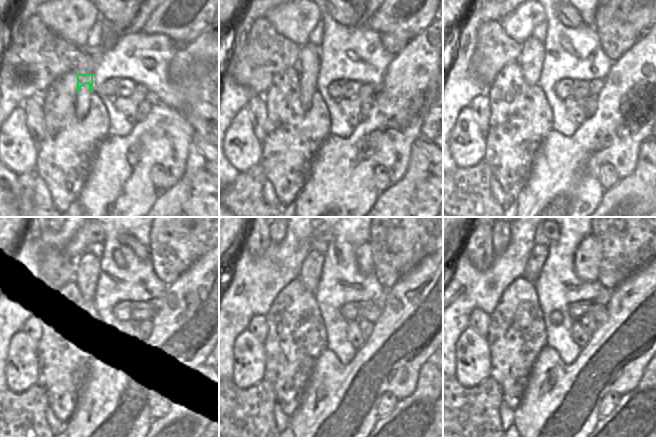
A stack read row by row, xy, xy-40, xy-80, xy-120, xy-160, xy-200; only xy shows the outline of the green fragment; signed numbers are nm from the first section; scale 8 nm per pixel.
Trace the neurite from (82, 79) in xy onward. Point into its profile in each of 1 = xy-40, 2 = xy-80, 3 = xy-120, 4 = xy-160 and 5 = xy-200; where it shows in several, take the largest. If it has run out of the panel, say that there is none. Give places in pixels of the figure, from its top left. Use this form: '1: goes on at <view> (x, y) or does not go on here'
1: goes on at xy-40 (307, 63)
2: goes on at xy-80 (532, 54)
3: goes on at xy-120 (85, 275)
4: goes on at xy-160 (310, 273)
5: goes on at xy-200 (539, 253)

